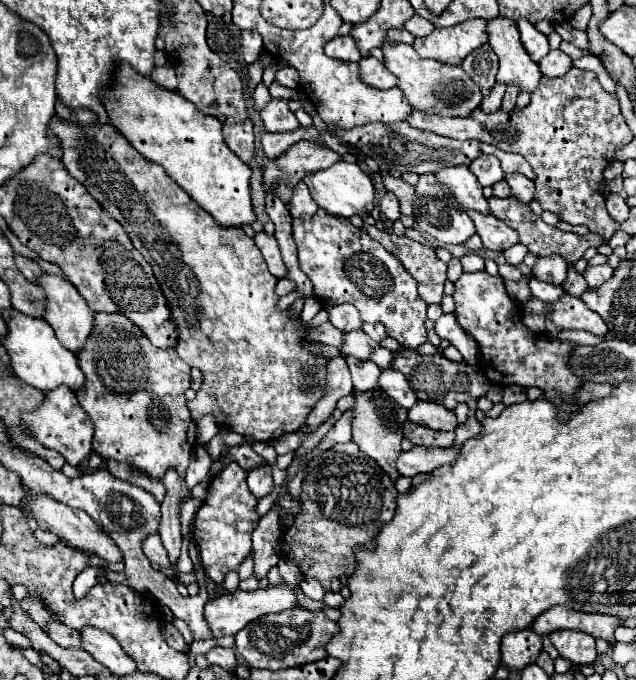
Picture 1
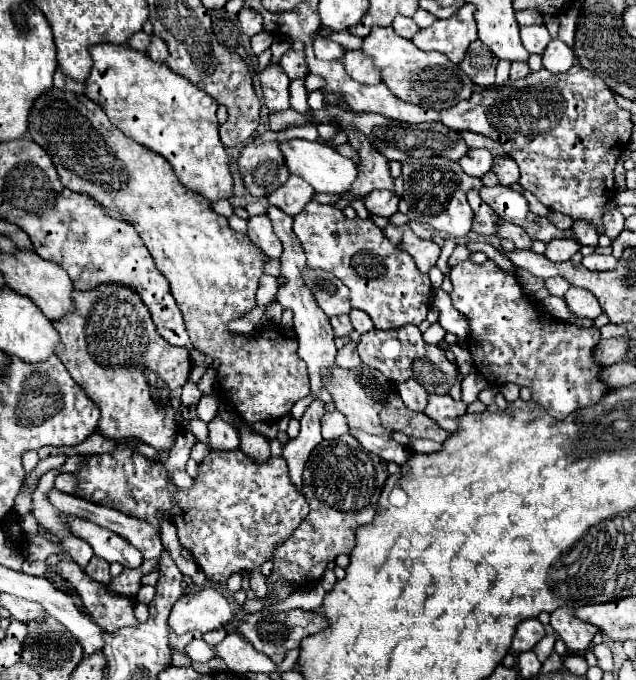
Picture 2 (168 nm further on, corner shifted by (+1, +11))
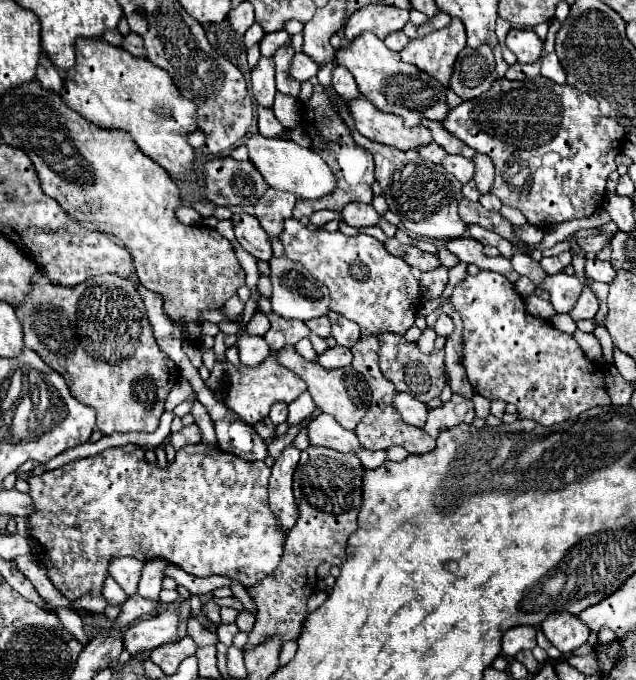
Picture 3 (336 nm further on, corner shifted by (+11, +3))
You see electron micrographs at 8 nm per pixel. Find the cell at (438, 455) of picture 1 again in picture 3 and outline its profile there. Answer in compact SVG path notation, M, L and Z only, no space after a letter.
M320 414L308 424L308 442L310 446L332 448L338 452L354 452L360 450L360 442L352 430L342 428L330 414Z

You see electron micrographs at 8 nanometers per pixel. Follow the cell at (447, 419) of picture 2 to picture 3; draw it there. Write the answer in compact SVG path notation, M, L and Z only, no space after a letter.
M454 394L450 402L428 412L424 432L428 432L432 438L438 438L438 434L442 430L454 428L454 426L464 424L464 422L466 424L474 422L474 404L472 404L472 400Z

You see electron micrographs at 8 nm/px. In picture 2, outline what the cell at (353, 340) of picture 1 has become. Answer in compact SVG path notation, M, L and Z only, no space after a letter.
M336 316L336 318L330 318L332 322L332 330L334 330L334 336L350 336L354 332L352 324L350 324L350 316Z

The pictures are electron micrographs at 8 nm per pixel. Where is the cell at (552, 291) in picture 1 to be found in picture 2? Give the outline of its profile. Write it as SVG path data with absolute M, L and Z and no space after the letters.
M560 276L546 278L544 282L546 282L546 288L548 288L548 292L550 292L552 296L564 296L564 294L566 294L566 290L570 288L570 284L568 284L566 280L562 280Z

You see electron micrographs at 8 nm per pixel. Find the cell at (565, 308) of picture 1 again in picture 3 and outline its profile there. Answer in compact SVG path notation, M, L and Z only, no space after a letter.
M584 286L584 292L578 298L576 308L570 312L570 316L574 320L592 320L596 316L598 308L600 308L600 300L596 298L596 294L588 286Z

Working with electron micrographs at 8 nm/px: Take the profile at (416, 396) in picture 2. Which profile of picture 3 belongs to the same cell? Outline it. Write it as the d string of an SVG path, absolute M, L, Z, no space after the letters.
M396 394L394 406L396 406L398 414L400 414L408 424L412 424L412 426L416 426L416 428L424 428L426 416L428 416L428 408L426 408L424 402L416 400L416 396Z

